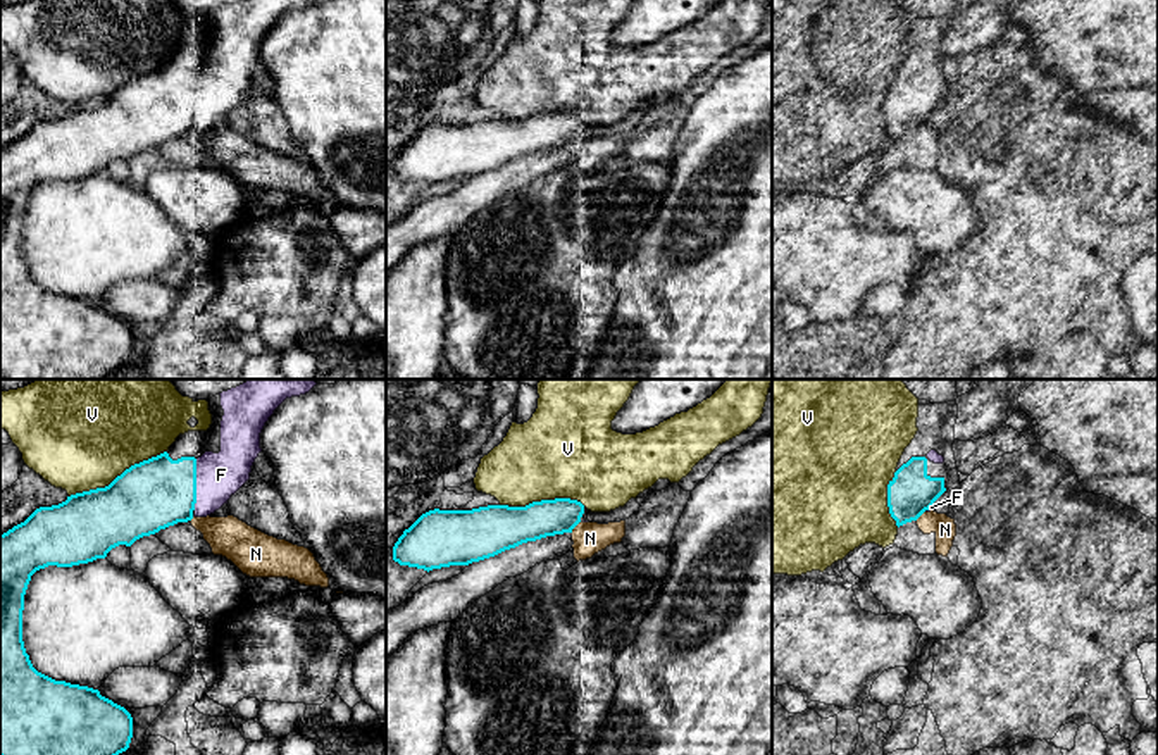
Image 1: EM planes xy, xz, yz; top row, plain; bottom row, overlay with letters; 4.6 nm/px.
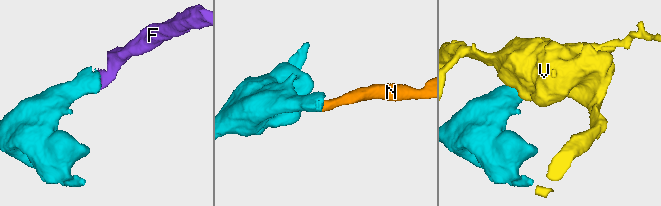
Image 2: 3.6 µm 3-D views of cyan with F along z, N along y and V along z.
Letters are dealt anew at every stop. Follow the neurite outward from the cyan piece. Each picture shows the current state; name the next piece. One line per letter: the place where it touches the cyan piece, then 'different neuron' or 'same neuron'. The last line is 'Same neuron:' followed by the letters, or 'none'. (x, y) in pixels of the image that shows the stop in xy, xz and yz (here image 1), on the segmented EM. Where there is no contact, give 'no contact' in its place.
F: contact xy (195, 485); same neuron
N: contact xz (576, 524); different neuron
V: contact xy (118, 476); different neuron
Same neuron: F

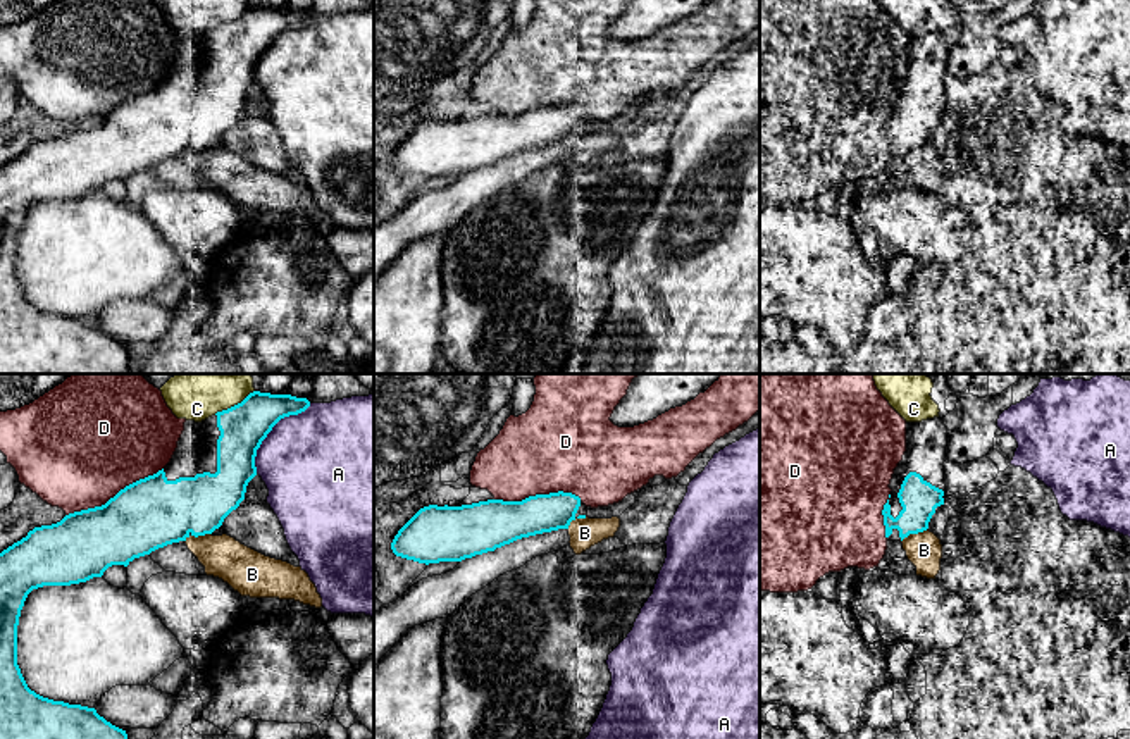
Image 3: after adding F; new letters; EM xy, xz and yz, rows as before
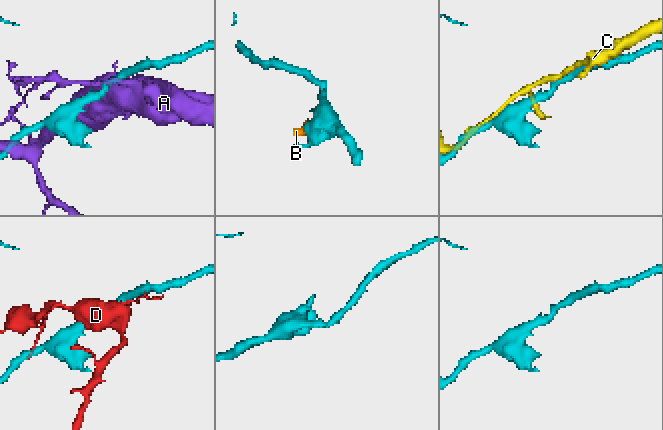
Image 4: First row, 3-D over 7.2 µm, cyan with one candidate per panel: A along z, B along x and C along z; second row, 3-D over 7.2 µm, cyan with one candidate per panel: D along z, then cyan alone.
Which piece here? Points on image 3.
A: contact xy (271, 429); different neuron
B: contact xy (197, 536); different neuron
C: contact xy (235, 405); different neuron
D: contact xy (116, 495); different neuron
Same neuron: none

